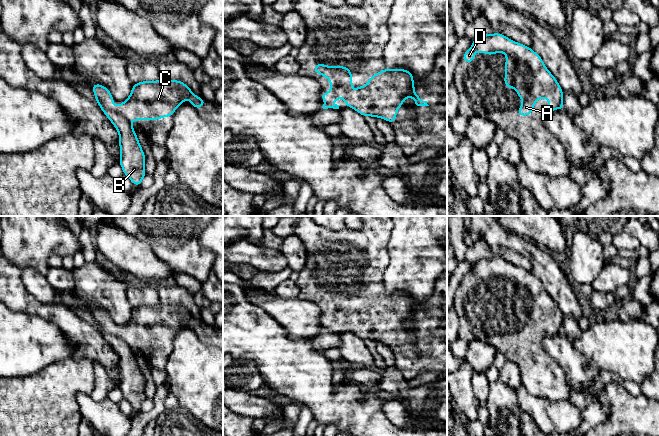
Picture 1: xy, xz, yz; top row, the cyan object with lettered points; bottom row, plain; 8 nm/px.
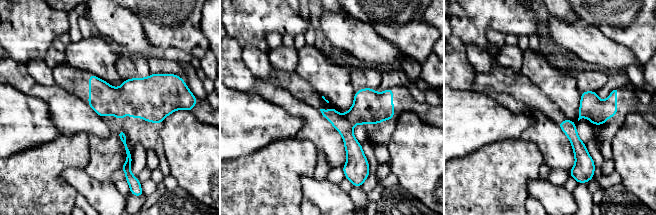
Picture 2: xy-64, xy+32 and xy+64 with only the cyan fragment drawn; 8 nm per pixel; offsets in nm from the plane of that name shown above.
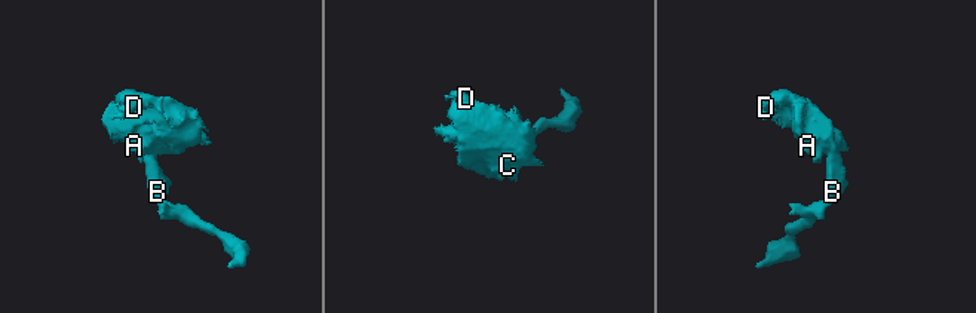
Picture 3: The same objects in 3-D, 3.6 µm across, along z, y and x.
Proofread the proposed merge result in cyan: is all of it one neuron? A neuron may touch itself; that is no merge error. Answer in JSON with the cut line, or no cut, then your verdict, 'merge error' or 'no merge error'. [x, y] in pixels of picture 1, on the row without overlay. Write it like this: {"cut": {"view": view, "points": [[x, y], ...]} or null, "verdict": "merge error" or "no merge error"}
{"cut": {"view": "xy", "points": [[99, 327], [117, 335], [128, 344]]}, "verdict": "merge error"}

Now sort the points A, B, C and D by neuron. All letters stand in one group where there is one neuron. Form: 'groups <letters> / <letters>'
groups A C D / B

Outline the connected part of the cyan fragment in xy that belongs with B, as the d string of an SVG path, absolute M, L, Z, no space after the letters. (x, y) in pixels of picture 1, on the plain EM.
M101 330L101 334L112 346L119 356L119 370L121 382L119 388L134 410L141 411L142 403L145 401L145 378L142 374L133 350L129 344L118 336Z

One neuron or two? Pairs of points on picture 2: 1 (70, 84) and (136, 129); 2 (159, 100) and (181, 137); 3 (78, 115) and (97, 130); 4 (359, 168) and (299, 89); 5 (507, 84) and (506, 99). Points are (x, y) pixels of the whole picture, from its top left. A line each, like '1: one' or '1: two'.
1: one
2: two
3: one
4: one
5: two

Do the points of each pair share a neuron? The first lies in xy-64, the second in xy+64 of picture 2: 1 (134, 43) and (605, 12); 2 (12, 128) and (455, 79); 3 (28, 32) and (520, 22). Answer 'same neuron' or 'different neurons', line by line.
1: different neurons
2: different neurons
3: same neuron

